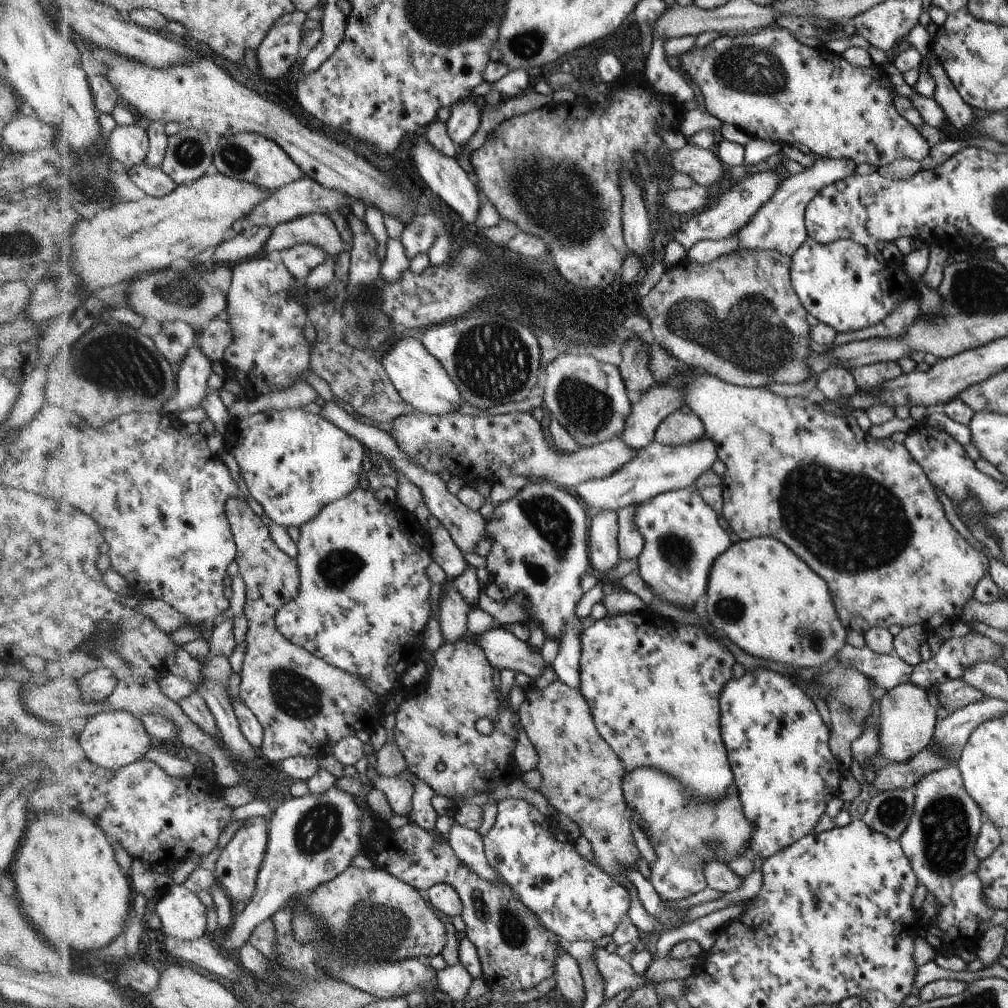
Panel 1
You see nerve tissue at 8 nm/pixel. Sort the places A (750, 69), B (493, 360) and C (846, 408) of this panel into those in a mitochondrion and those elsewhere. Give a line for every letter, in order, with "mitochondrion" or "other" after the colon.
A: mitochondrion
B: mitochondrion
C: other

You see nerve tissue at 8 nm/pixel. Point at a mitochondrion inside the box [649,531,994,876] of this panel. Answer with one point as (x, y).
(890, 811)

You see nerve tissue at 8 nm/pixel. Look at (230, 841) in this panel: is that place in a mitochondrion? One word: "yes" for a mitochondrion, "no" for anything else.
no

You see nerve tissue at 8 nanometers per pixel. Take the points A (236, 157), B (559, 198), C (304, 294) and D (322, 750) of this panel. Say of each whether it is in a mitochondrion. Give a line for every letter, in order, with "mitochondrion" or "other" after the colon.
A: mitochondrion
B: mitochondrion
C: other
D: other

